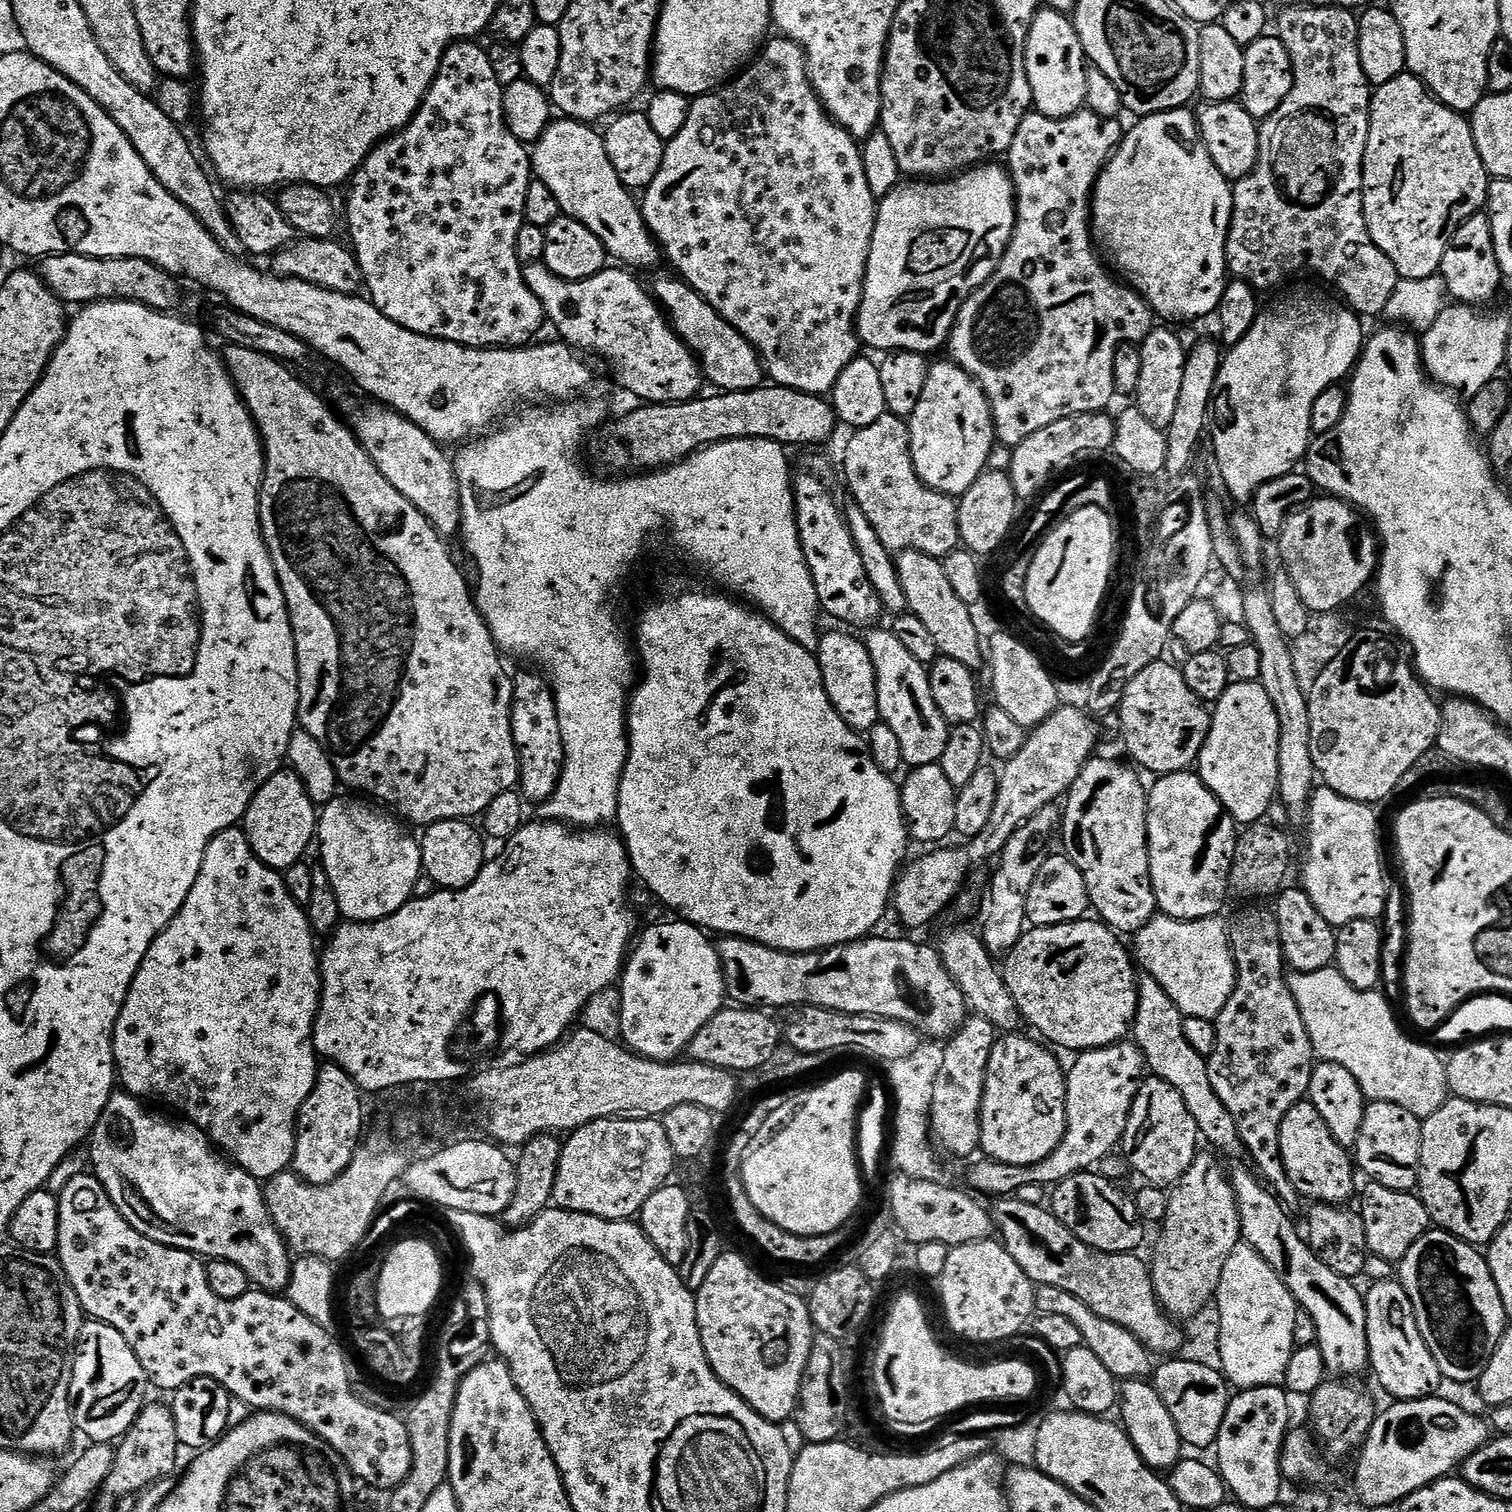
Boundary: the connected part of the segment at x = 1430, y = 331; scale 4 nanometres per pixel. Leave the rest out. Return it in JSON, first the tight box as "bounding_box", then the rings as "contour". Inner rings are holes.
{"bounding_box":[1420,302,1510,398],"contour":[[[1459,302],[1451,306],[1445,306],[1434,319],[1434,324],[1422,332],[1420,355],[1424,357],[1424,371],[1439,387],[1451,390],[1461,397],[1470,398],[1478,394],[1482,386],[1486,386],[1501,375],[1506,358],[1506,346],[1510,342],[1508,320],[1504,316],[1491,316],[1488,310],[1477,310],[1475,307]]]}

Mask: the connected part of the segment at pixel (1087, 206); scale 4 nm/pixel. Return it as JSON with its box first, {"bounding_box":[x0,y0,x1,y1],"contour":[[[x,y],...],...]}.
{"bounding_box":[946,110,1154,449],"contour":[[[1030,110],[1022,118],[1022,124],[1018,126],[1018,134],[1014,134],[1014,142],[1008,147],[1006,171],[1012,177],[1012,187],[1016,189],[1016,225],[1002,262],[994,270],[992,277],[962,306],[946,345],[946,352],[952,355],[949,356],[951,363],[957,364],[962,370],[969,372],[977,384],[983,388],[984,393],[988,395],[988,405],[992,411],[992,425],[996,431],[996,438],[1001,445],[1005,444],[1005,449],[1017,448],[1022,442],[1026,442],[1026,438],[1030,438],[1030,434],[1038,434],[1038,430],[1059,422],[1061,418],[1070,418],[1074,414],[1104,412],[1107,404],[1116,396],[1114,354],[1118,354],[1118,346],[1139,345],[1140,341],[1145,340],[1154,327],[1154,313],[1151,306],[1133,288],[1128,287],[1109,271],[1092,238],[1090,219],[1092,187],[1104,169],[1104,163],[1108,161],[1109,156],[1115,152],[1121,142],[1120,122],[1116,118],[1107,120],[1087,110],[1078,111],[1061,120]]]}

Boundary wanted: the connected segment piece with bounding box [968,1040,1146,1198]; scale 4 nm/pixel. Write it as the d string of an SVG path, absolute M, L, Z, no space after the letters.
M1123 1040L1117 1044L1111 1044L1109 1047L1079 1053L1073 1060L1075 1062L1072 1068L1069 1067L1065 1081L1067 1086L1067 1128L1064 1131L1062 1142L1042 1162L1030 1166L1010 1166L990 1159L982 1160L982 1163L974 1165L968 1172L968 1182L974 1188L972 1190L975 1193L986 1194L992 1196L991 1198L1008 1198L1014 1196L1022 1186L1042 1185L1050 1188L1076 1173L1097 1167L1098 1162L1102 1161L1115 1147L1116 1149L1119 1147L1124 1136L1129 1110L1132 1108L1133 1099L1146 1072L1142 1052L1133 1041Z

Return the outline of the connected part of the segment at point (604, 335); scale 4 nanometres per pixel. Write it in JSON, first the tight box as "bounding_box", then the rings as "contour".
{"bounding_box":[523,262,706,404],"contour":[[[543,262],[523,265],[523,269],[526,286],[532,291],[534,298],[542,302],[547,323],[556,327],[556,332],[560,335],[557,337],[581,354],[605,360],[609,370],[616,375],[617,382],[626,391],[633,392],[640,399],[637,401],[649,404],[685,404],[701,395],[700,387],[705,387],[706,381],[701,373],[699,360],[673,330],[664,309],[656,303],[651,291],[647,287],[643,288],[631,276],[631,271],[620,266],[606,266],[601,272],[585,280],[563,280],[553,274]]]}

